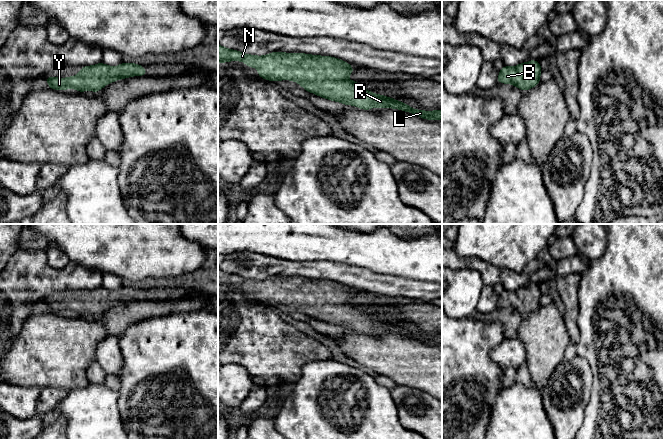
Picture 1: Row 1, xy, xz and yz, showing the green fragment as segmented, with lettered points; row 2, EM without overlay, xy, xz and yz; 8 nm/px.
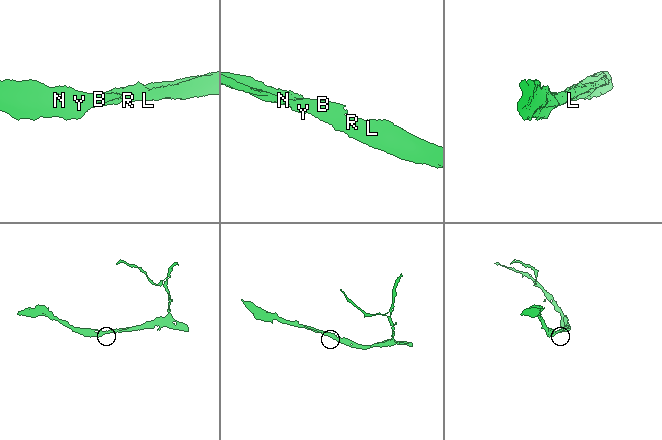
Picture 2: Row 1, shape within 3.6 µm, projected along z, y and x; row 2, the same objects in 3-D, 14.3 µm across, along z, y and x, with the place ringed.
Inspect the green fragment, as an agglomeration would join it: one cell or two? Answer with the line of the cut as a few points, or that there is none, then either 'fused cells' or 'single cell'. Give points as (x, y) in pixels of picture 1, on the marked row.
cut none; single cell

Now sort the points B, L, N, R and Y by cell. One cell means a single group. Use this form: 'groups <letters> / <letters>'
groups B L N R Y

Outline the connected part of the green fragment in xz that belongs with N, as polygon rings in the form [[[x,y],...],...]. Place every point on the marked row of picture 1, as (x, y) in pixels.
[[[218,44],[218,62],[229,61],[243,61],[248,67],[257,68],[257,74],[271,82],[296,81],[306,91],[344,105],[353,105],[364,110],[373,107],[394,108],[423,119],[442,120],[442,110],[428,112],[413,109],[401,101],[364,89],[358,82],[347,78],[354,68],[334,57],[284,52],[255,56]]]

